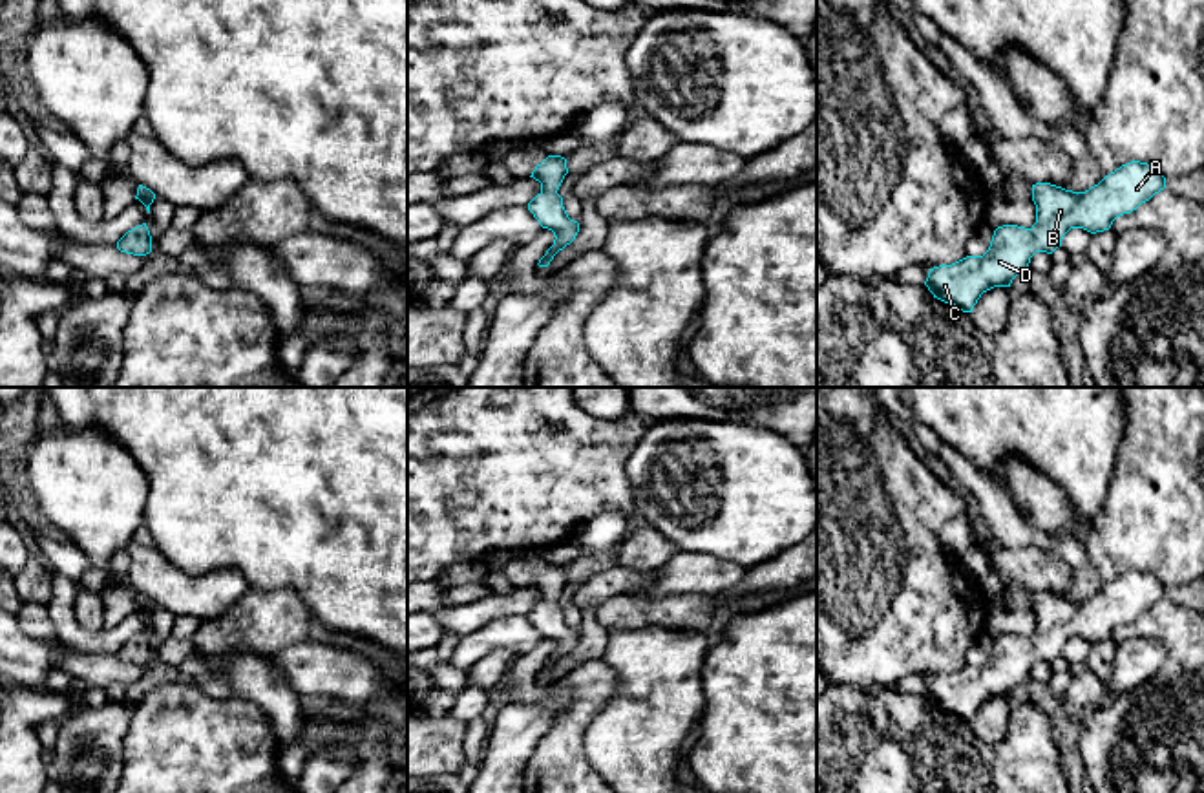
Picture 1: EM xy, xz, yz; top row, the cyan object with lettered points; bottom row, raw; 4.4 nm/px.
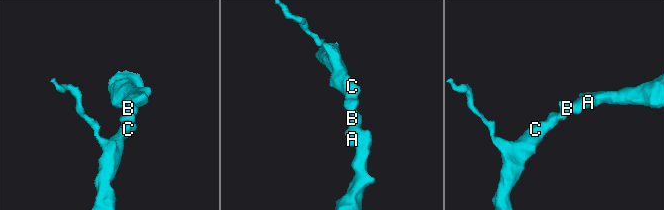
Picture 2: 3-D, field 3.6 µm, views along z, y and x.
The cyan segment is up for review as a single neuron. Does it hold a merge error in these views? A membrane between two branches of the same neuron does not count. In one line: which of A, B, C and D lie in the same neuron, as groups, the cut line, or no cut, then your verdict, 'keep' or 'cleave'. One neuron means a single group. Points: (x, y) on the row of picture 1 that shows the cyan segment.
A B C D | no cut | keep

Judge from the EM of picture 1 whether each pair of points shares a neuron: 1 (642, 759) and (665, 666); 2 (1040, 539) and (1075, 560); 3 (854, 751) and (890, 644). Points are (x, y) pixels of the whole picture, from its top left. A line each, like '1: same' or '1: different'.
1: same
2: same
3: different

